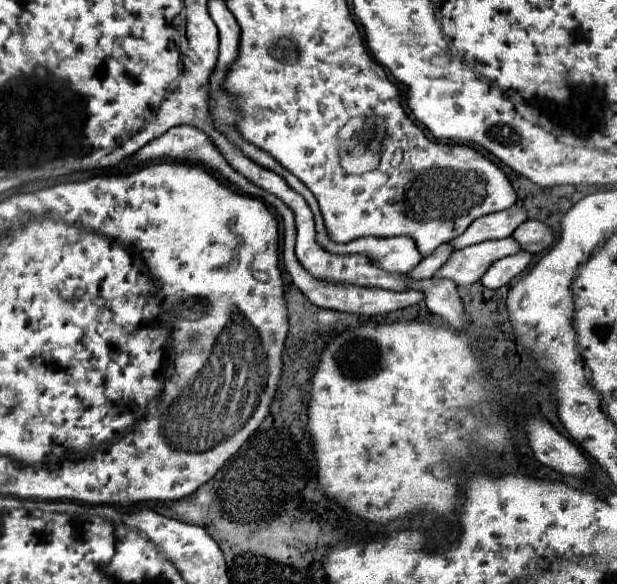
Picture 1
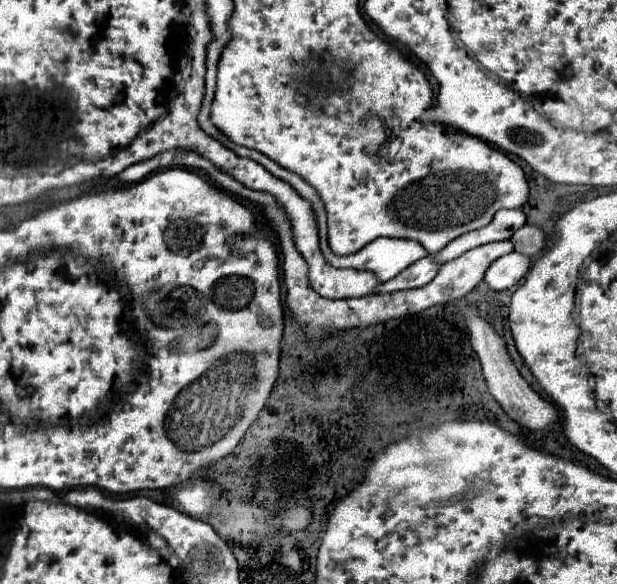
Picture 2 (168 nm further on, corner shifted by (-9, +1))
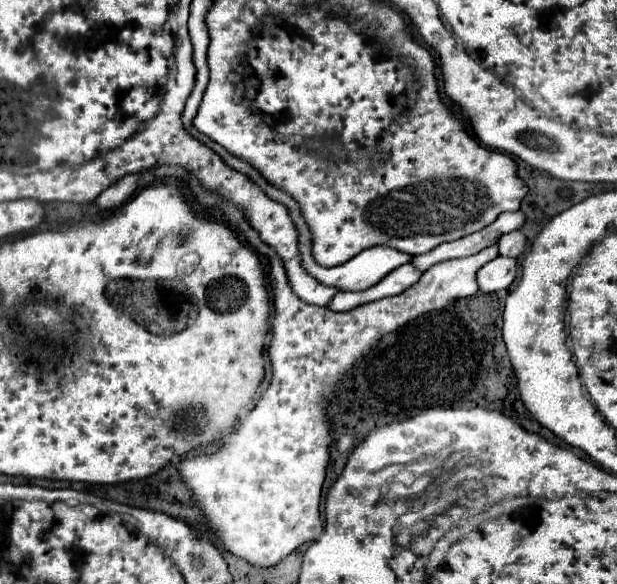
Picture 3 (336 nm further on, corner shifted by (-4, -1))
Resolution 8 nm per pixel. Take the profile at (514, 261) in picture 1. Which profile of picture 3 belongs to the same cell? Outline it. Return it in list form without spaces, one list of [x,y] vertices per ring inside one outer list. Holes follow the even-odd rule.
[[[496,257],[484,267],[480,267],[476,273],[478,287],[484,293],[508,289],[514,279],[516,279],[516,259],[510,257]]]

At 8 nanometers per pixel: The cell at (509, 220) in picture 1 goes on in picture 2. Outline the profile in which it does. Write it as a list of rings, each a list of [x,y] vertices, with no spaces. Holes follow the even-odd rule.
[[[509,209],[509,211],[497,211],[497,215],[493,217],[493,221],[489,225],[485,225],[483,229],[477,229],[477,231],[471,231],[471,233],[465,233],[457,239],[453,239],[451,243],[447,243],[445,249],[441,249],[435,259],[439,263],[445,263],[445,261],[451,261],[451,259],[457,259],[459,255],[467,253],[469,249],[475,249],[479,245],[485,245],[485,243],[493,243],[493,241],[505,241],[505,239],[511,239],[511,235],[523,227],[527,221],[525,221],[525,213],[521,209]]]

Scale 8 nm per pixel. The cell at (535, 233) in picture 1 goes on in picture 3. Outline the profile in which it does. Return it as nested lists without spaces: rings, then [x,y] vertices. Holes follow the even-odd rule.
[[[510,231],[498,241],[498,253],[504,257],[518,257],[526,247],[526,237],[520,231]]]

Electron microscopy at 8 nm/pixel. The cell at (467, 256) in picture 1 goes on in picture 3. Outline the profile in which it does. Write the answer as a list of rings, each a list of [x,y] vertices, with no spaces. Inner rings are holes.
[[[156,167],[144,173],[128,175],[116,185],[108,187],[94,203],[101,211],[114,210],[124,205],[138,189],[144,189],[152,185],[154,181],[160,181],[164,177],[176,177],[180,179],[194,195],[194,199],[208,209],[212,215],[220,217],[226,223],[232,223],[246,238],[246,242],[260,255],[268,259],[270,287],[274,295],[274,319],[272,319],[272,339],[268,347],[268,359],[272,365],[272,381],[270,387],[264,391],[264,395],[256,401],[254,409],[246,415],[246,419],[240,423],[240,427],[234,429],[234,433],[228,437],[228,441],[211,455],[185,457],[178,463],[178,473],[184,479],[186,487],[192,491],[192,497],[208,523],[208,527],[214,531],[218,541],[224,545],[228,553],[234,557],[256,565],[256,567],[272,567],[278,565],[286,555],[290,555],[296,547],[300,547],[306,541],[316,541],[322,533],[322,521],[320,521],[320,489],[326,479],[326,467],[330,461],[330,423],[328,423],[328,401],[332,393],[336,393],[338,385],[344,381],[346,373],[352,371],[356,363],[360,363],[380,341],[386,333],[392,333],[406,325],[408,321],[416,319],[422,313],[430,313],[436,309],[446,307],[450,301],[472,297],[478,291],[478,285],[474,283],[476,271],[492,261],[498,255],[498,247],[492,245],[476,255],[464,257],[464,259],[450,259],[444,263],[436,263],[428,271],[422,273],[420,281],[408,287],[404,293],[366,303],[362,307],[356,307],[346,313],[334,313],[326,307],[316,307],[300,301],[292,289],[288,289],[288,277],[284,273],[280,257],[276,257],[274,249],[268,249],[264,241],[260,241],[258,233],[248,225],[244,213],[236,209],[230,201],[222,201],[222,197],[216,197],[216,193],[208,193],[198,185],[198,181],[180,167]]]

